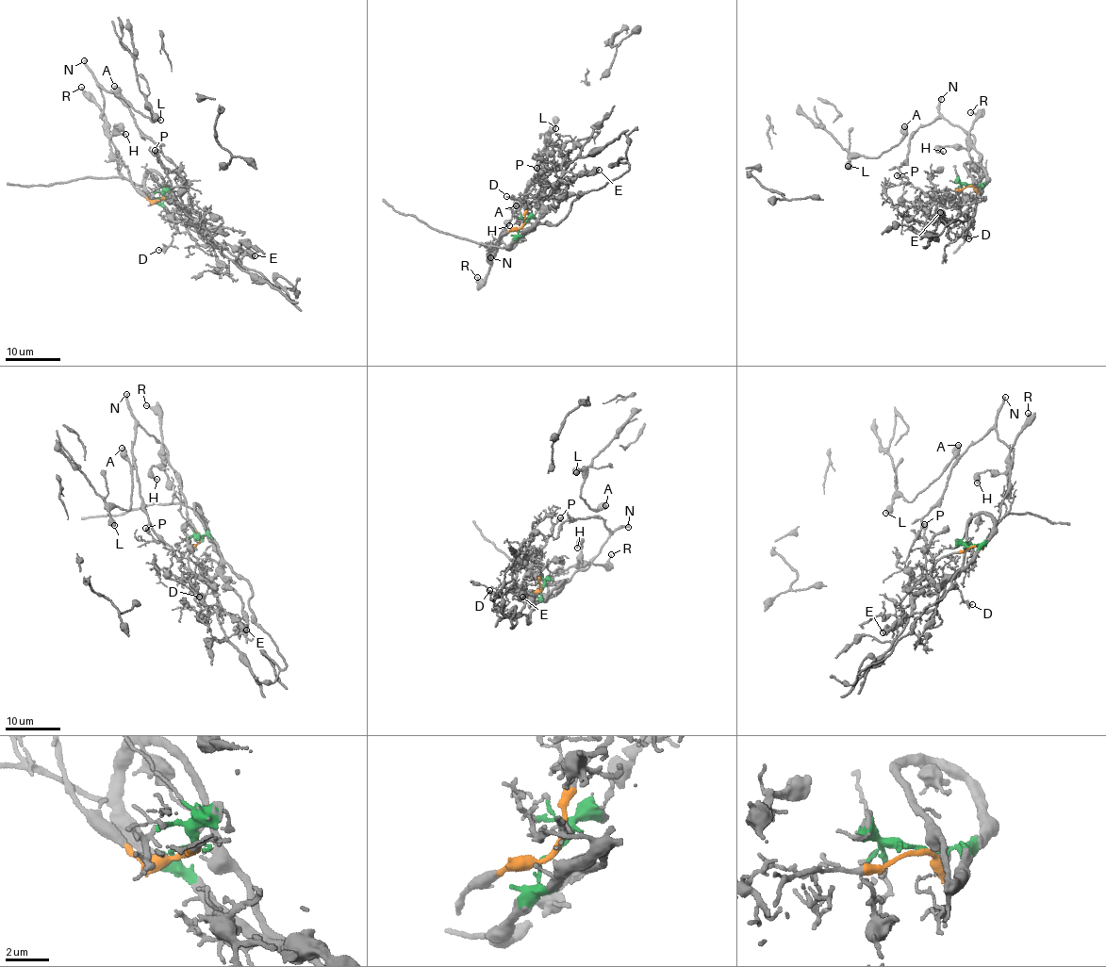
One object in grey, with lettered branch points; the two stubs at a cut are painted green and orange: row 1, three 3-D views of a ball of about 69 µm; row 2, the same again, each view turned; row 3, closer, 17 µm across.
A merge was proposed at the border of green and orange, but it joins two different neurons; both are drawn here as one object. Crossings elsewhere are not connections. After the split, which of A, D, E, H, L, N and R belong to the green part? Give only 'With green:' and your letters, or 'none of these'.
With green: D, E

